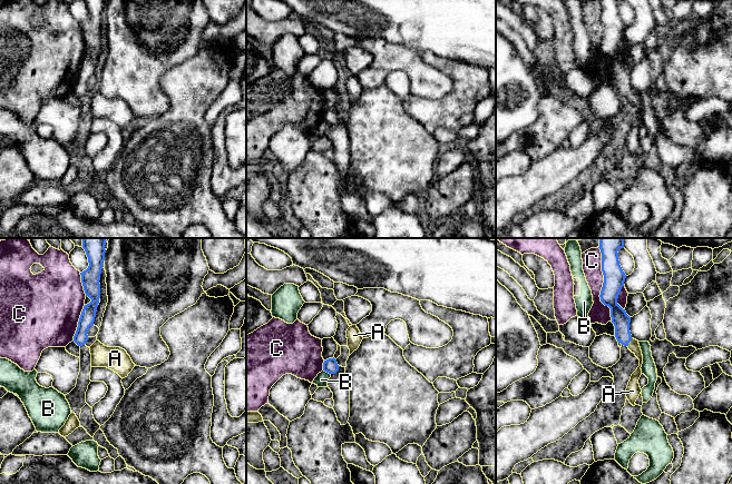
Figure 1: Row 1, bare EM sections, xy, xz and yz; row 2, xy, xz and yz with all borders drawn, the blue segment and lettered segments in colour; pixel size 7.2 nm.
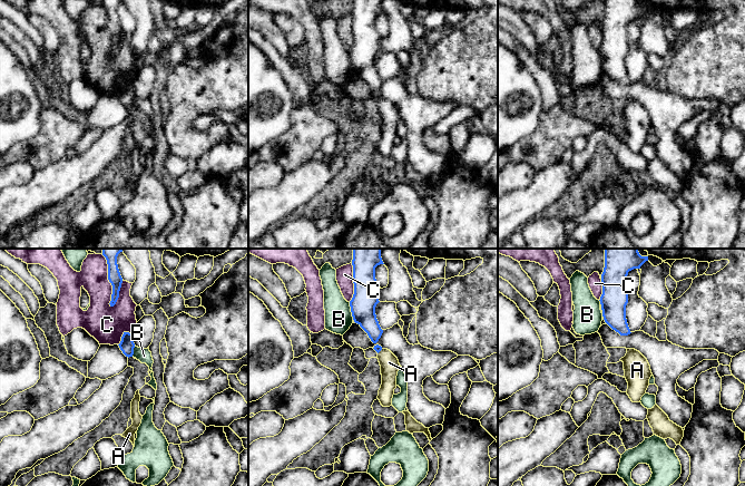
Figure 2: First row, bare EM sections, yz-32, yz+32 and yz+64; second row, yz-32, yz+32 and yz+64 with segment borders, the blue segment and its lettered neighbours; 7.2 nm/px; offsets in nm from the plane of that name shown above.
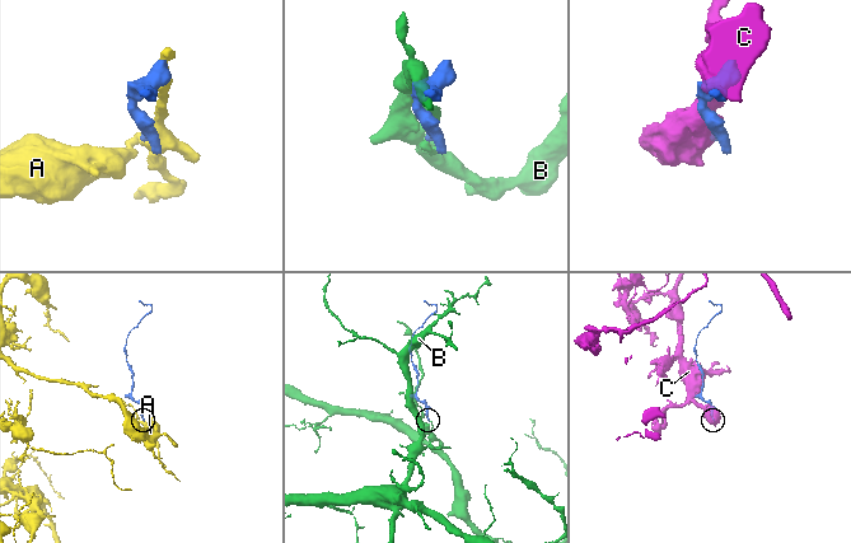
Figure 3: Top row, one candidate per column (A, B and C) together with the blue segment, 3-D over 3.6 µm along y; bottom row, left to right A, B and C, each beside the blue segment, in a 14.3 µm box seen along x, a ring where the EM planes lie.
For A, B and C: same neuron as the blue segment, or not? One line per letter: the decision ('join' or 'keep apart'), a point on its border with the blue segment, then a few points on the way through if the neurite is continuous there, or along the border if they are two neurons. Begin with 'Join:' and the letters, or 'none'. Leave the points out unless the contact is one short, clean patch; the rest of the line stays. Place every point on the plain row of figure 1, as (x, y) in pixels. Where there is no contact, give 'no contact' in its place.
Join: A
A: join; contact yz (630, 91); way yz (620, 69), (622, 84), (630, 91), (633, 96)
B: keep apart; contact xz (327, 122)
C: keep apart; contact yz (603, 36)

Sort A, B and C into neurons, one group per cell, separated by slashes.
A / B / C

